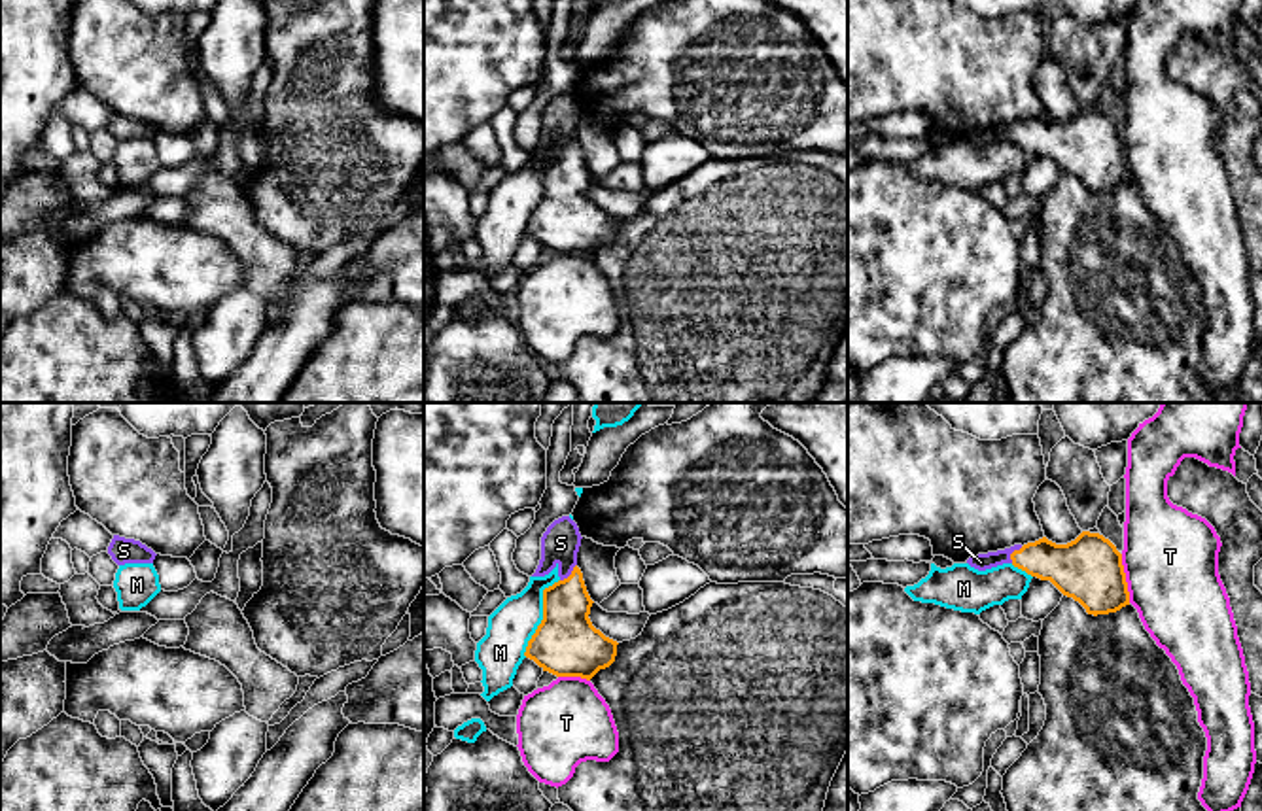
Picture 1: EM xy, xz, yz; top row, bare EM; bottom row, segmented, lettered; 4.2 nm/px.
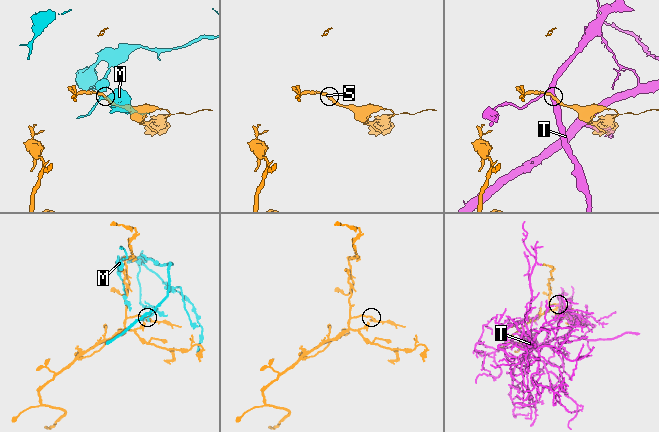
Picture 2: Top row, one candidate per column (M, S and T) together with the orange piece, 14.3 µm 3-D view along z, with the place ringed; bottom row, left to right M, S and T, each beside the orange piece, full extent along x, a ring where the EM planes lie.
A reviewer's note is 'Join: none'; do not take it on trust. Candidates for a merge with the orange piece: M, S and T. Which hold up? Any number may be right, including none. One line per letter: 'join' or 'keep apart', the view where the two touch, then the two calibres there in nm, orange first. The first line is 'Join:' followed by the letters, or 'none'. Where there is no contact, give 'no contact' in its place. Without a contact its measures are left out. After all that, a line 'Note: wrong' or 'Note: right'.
Join: S
M: keep apart; contact in xz; calibres 280 and 200 nm
S: join; contact in xz; calibres 220 and 160 nm
T: keep apart; contact in yz; calibres 280 and 400 nm
Note: wrong

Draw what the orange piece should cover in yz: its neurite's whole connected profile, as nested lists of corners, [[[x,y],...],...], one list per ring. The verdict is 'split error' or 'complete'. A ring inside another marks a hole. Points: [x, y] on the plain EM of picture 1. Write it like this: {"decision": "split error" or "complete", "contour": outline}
{"decision": "split error", "contour": [[[1082,108],[1067,121],[1043,113],[1024,123],[971,132],[967,140],[978,147],[1012,140],[1031,153],[1050,157],[1094,193],[1130,181],[1122,130],[1099,110]]]}

